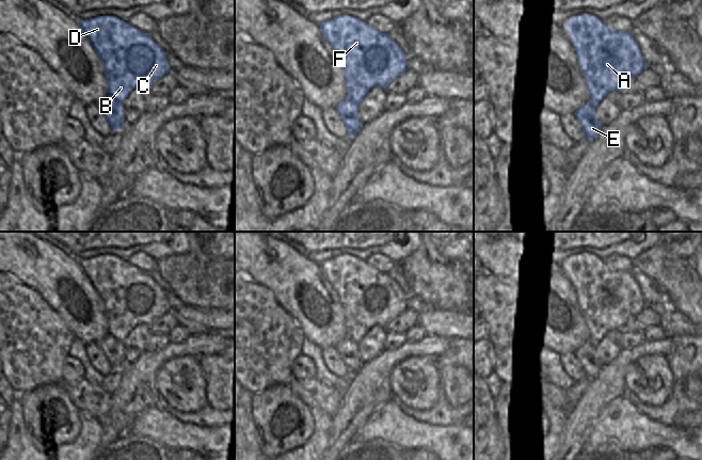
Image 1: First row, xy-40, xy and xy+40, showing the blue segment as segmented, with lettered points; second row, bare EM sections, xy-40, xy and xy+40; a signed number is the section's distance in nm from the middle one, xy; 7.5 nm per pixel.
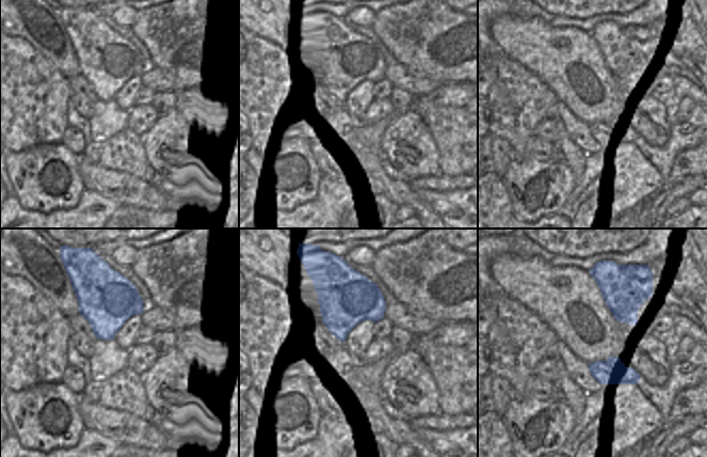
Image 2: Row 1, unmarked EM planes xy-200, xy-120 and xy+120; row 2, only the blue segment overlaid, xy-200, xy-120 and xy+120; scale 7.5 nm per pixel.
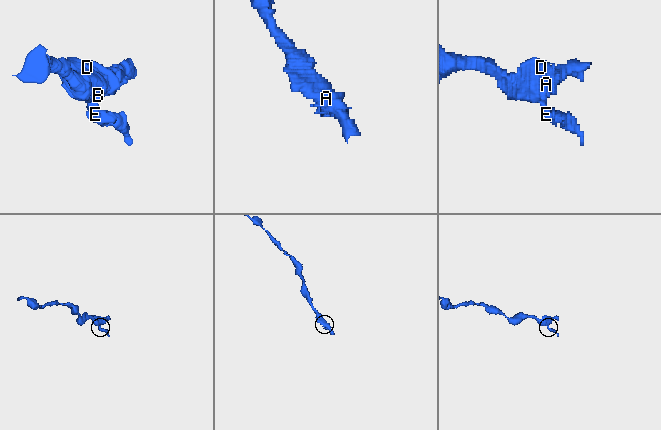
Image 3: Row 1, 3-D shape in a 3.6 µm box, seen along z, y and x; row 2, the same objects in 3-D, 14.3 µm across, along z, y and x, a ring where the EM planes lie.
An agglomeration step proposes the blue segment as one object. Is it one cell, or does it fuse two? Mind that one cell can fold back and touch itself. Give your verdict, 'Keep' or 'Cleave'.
Cleave

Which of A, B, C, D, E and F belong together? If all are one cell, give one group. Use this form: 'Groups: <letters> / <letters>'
Groups: A B C D F / E

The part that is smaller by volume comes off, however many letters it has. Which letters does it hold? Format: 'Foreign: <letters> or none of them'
Foreign: E

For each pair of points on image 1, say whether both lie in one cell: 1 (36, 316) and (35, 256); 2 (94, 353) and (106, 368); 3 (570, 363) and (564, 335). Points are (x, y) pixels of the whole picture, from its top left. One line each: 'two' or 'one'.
1: two
2: one
3: two

